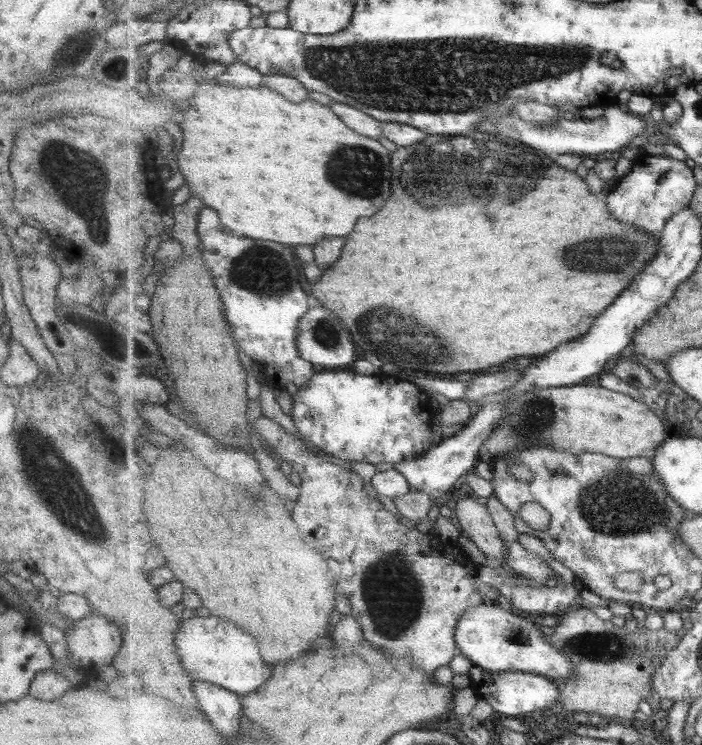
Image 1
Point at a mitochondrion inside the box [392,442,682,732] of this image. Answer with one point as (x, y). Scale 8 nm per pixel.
(614, 505)

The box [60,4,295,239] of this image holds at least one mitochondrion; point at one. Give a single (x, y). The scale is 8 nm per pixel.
(79, 49)

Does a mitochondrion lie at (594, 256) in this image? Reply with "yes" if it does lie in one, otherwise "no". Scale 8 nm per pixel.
yes

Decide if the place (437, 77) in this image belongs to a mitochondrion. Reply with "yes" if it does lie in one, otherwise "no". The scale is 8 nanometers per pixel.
yes

